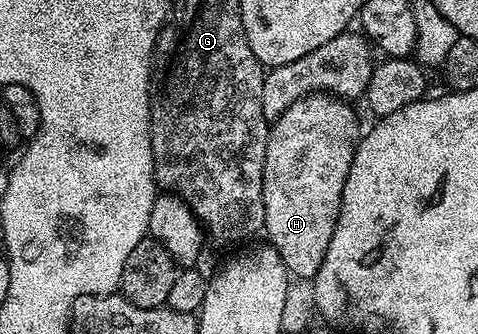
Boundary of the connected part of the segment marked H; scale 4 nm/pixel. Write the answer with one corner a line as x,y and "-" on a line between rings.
315,93
306,96
305,99
296,101
284,111
282,116
273,120
270,127
270,136
266,138
266,168
264,169
264,181
262,182
262,192
264,193
264,217
266,225
264,235
267,235
269,246
280,253
287,271
294,279
313,280
315,273
324,265
324,253
328,253
328,241
332,241
332,233
338,224
338,214
340,213
340,201
344,197
344,181
348,181
348,169
352,169
354,154
358,148
360,130
358,131
358,115
353,111
351,104
347,100
337,98
329,93

